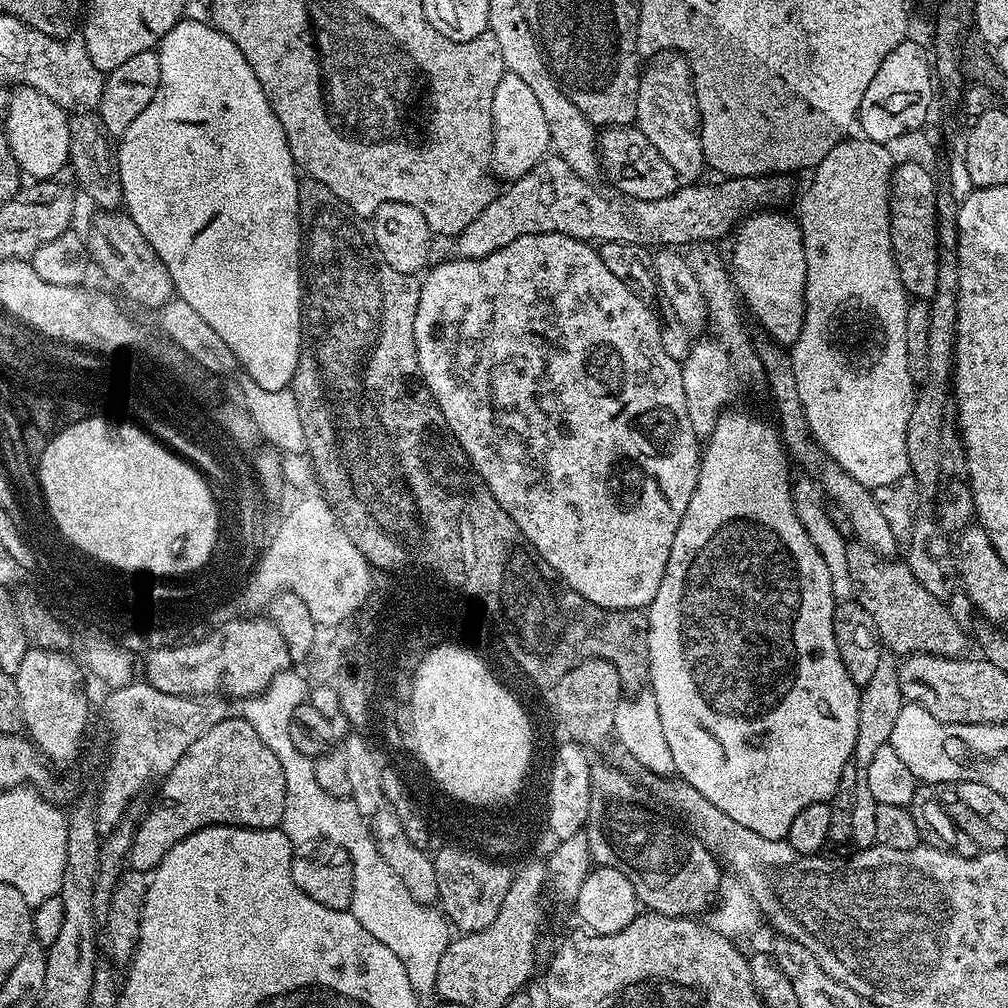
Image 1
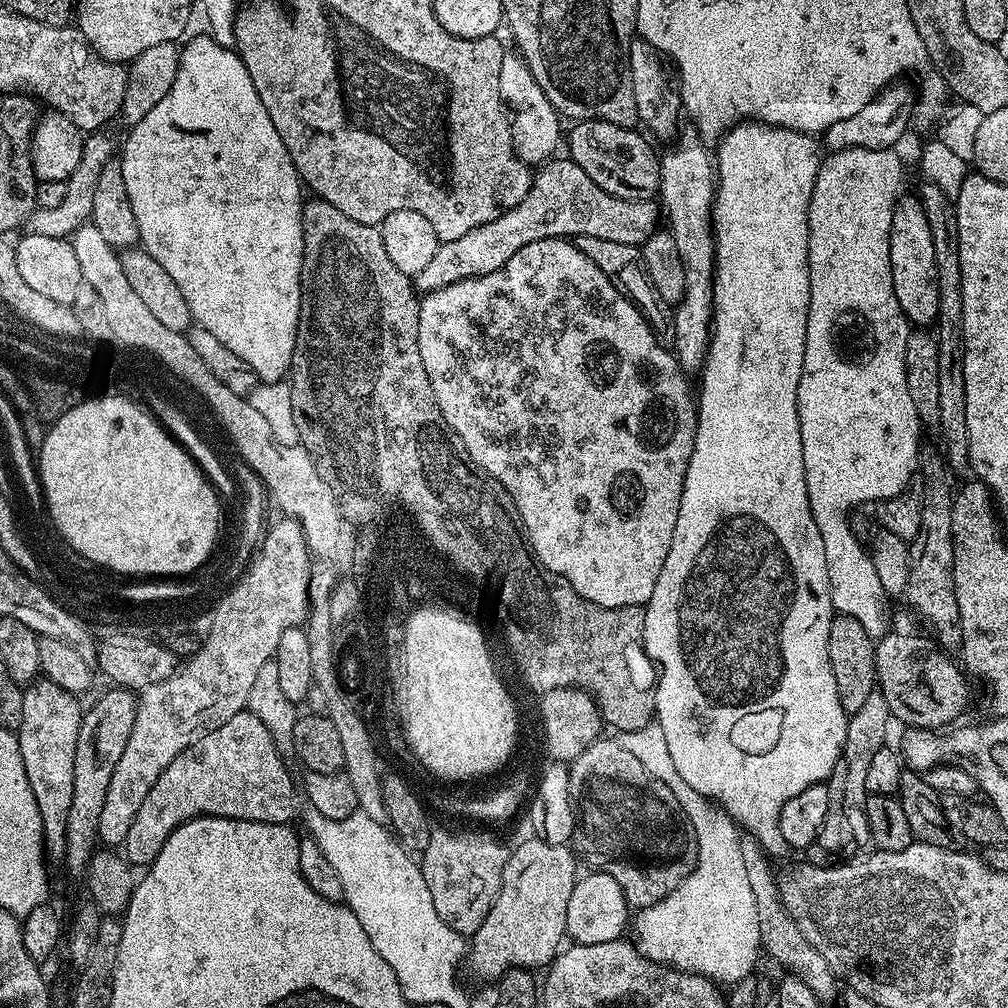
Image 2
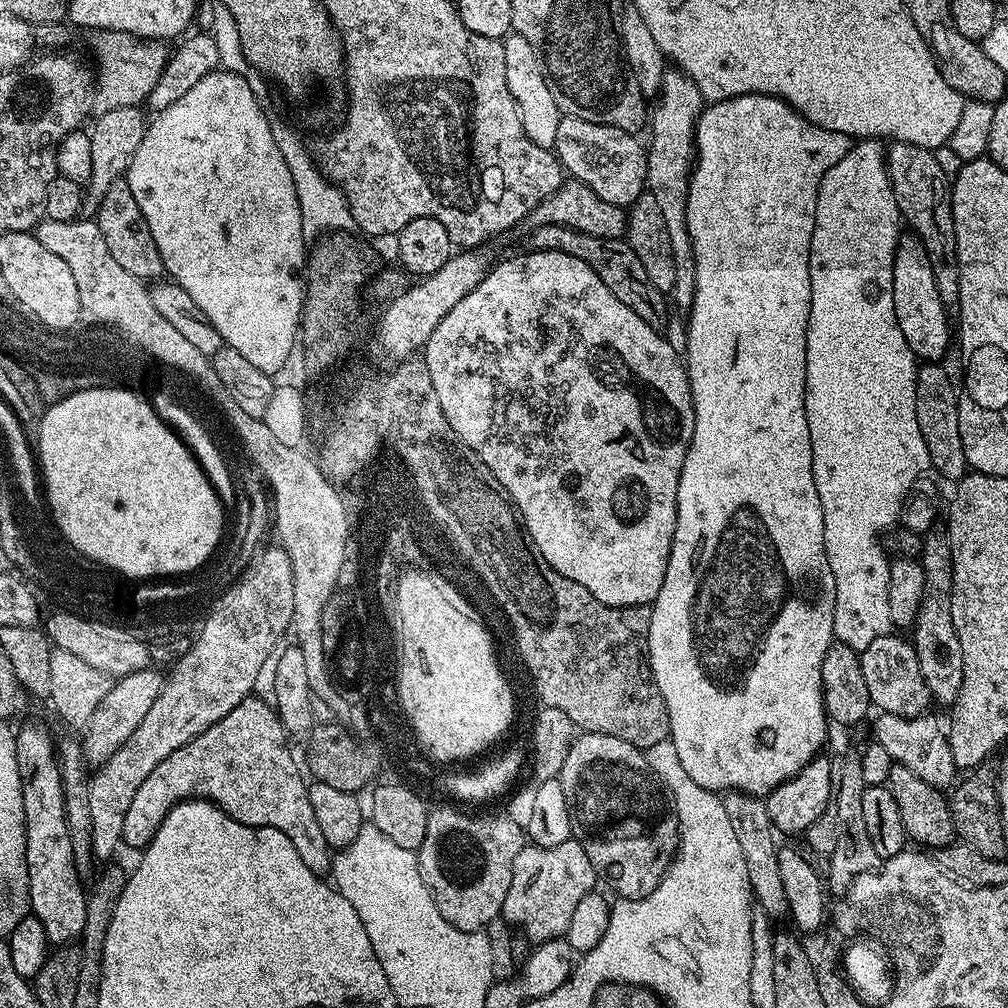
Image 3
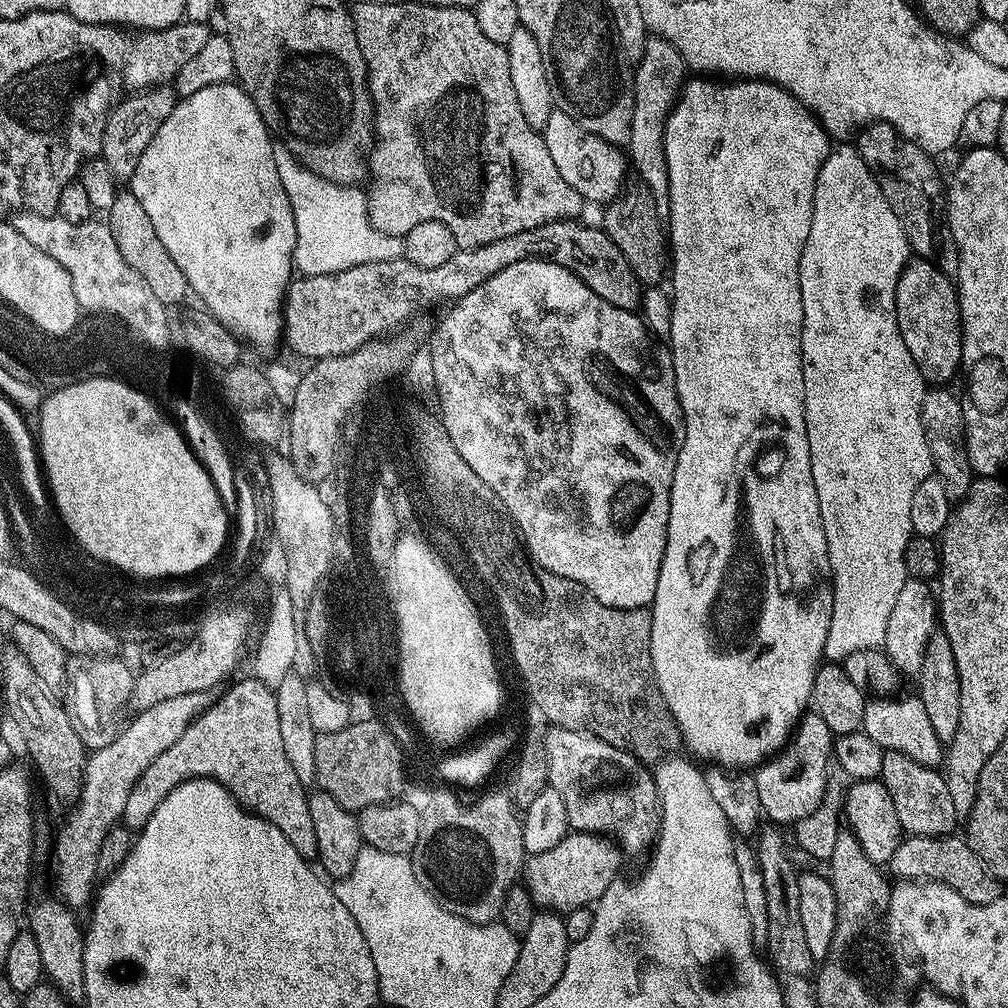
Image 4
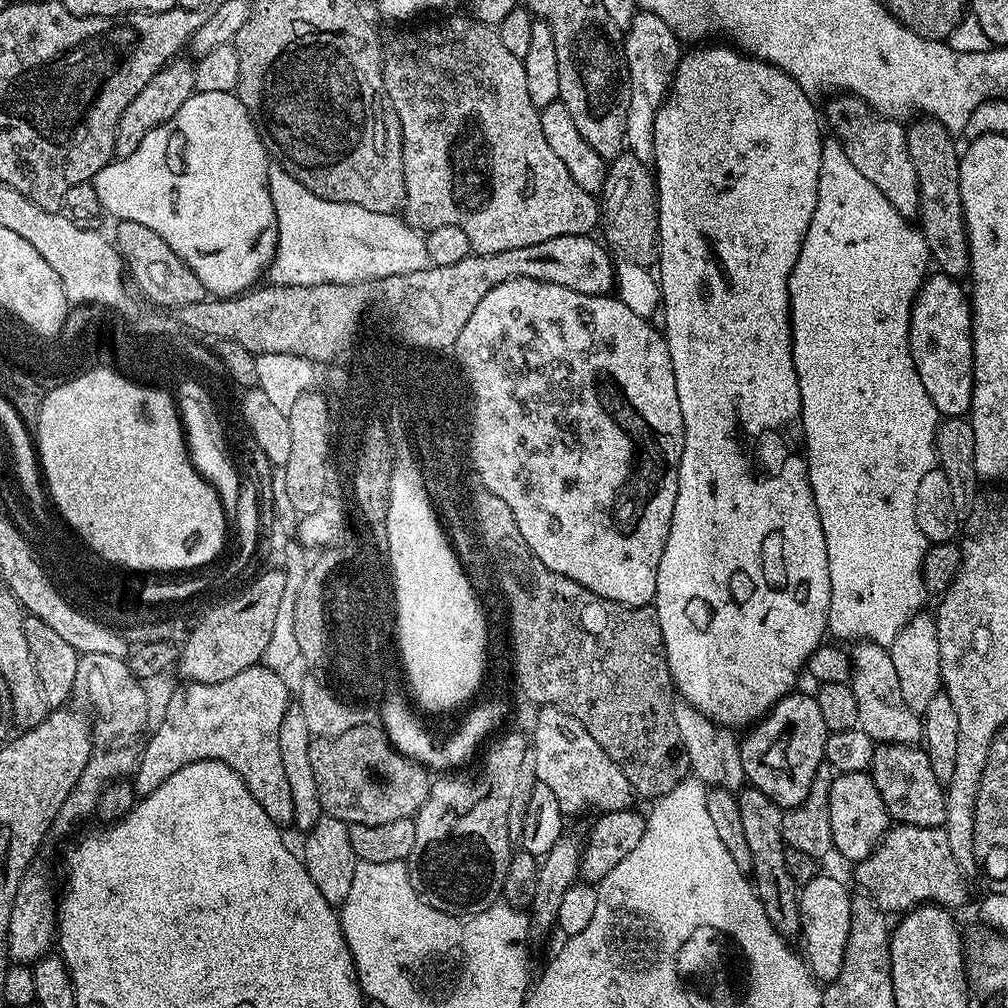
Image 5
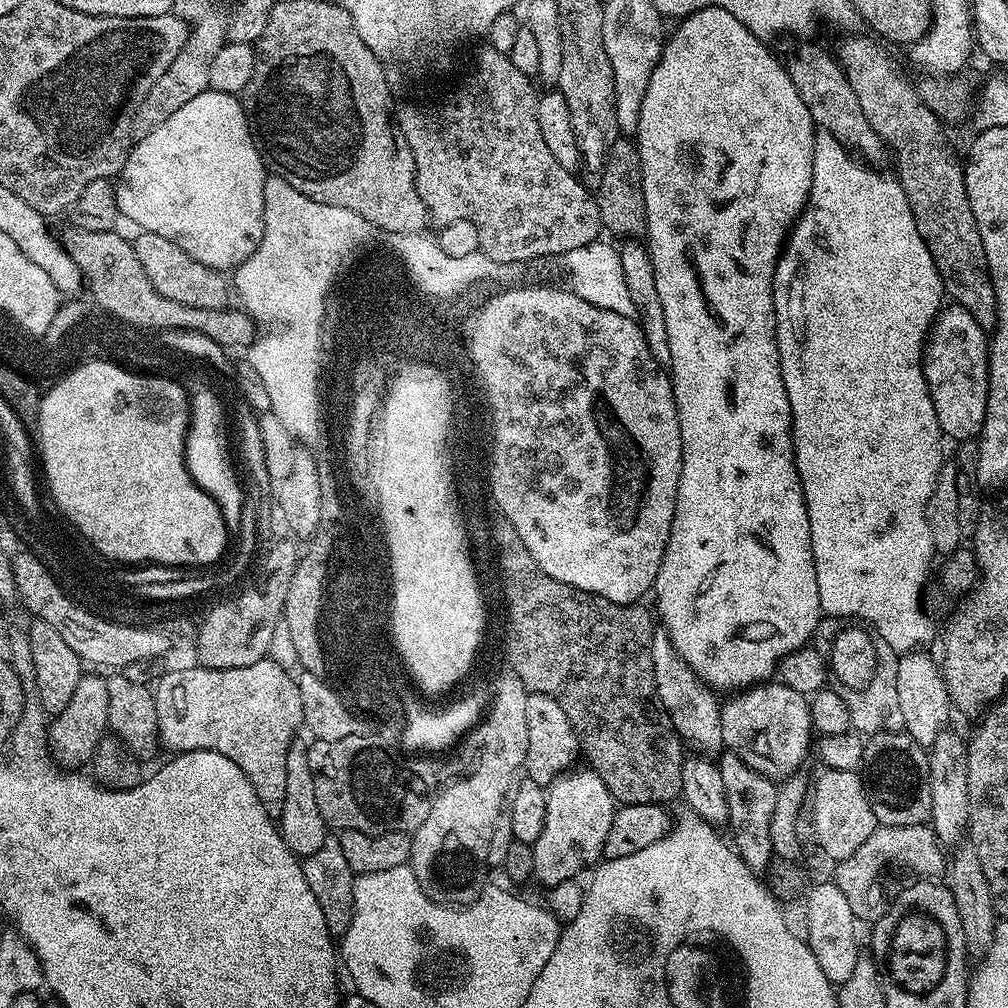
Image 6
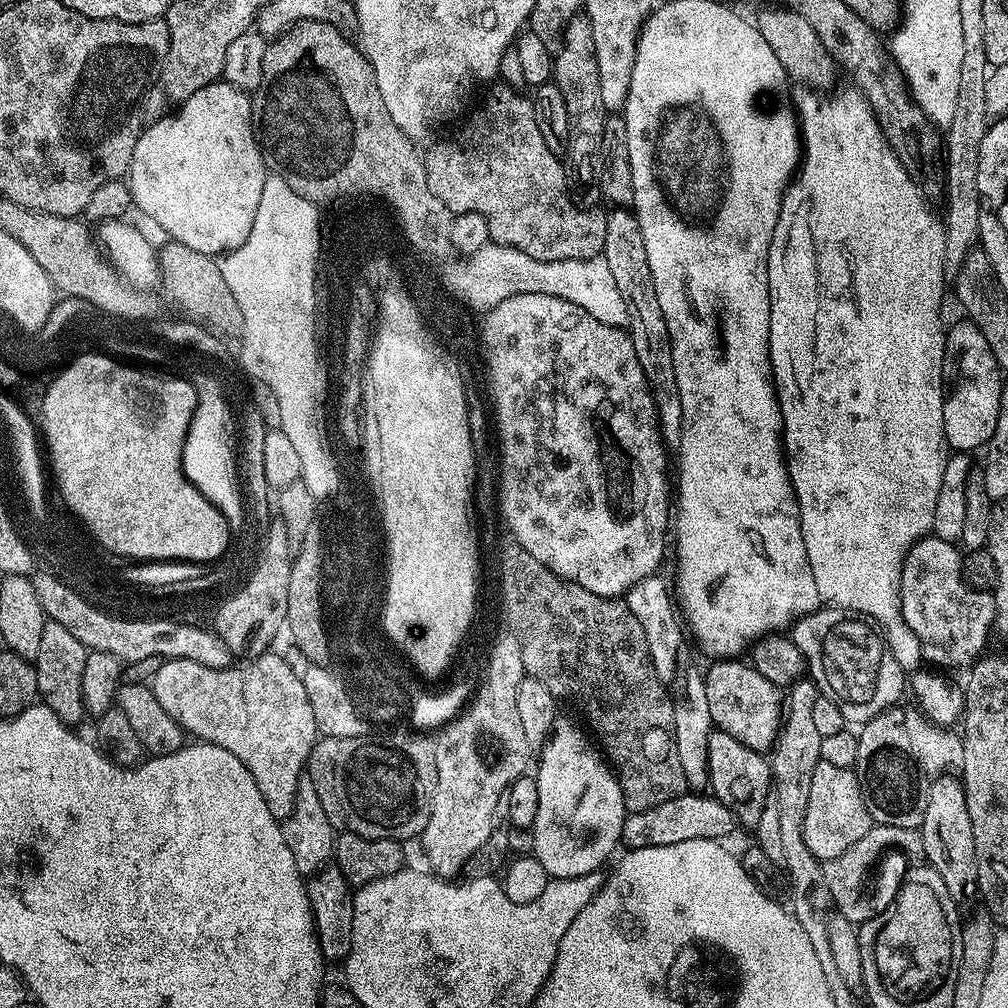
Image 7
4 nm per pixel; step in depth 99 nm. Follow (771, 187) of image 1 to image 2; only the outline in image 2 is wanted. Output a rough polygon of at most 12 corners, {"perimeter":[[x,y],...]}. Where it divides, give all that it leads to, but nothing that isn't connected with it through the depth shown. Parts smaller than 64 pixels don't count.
{"perimeter":[[553,158],[502,218],[440,244],[417,293],[490,274],[555,236],[643,246],[655,199],[606,194]]}

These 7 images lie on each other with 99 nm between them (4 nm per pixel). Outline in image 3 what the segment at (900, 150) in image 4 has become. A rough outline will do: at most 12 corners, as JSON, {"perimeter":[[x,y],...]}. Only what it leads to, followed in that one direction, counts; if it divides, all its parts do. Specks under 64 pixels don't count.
{"perimeter":[[901,140],[886,163],[945,309],[960,302],[949,177]]}

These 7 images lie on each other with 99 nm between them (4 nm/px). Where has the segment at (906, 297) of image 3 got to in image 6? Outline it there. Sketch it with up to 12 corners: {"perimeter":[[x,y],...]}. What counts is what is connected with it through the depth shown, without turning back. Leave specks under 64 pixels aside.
{"perimeter":[[955,302],[924,346],[938,426],[976,440],[986,418],[989,333]]}

